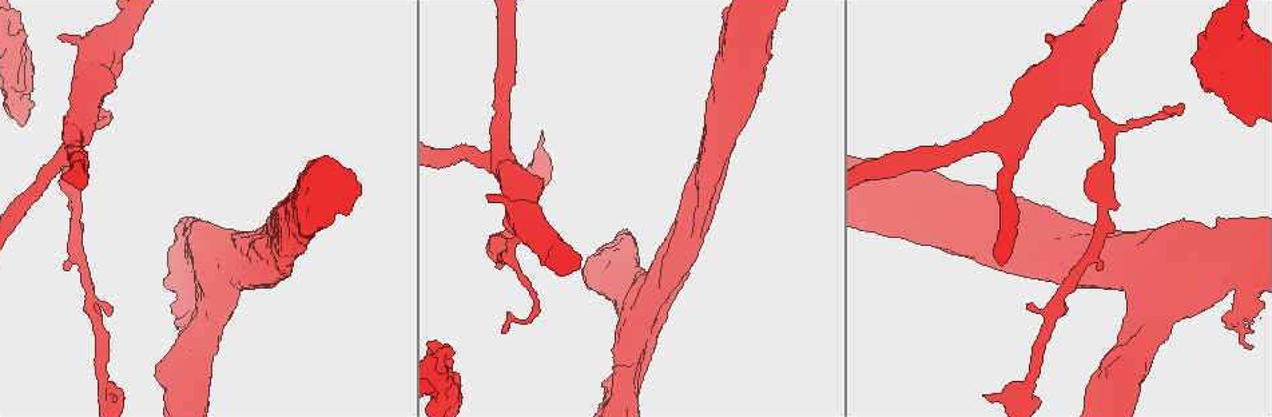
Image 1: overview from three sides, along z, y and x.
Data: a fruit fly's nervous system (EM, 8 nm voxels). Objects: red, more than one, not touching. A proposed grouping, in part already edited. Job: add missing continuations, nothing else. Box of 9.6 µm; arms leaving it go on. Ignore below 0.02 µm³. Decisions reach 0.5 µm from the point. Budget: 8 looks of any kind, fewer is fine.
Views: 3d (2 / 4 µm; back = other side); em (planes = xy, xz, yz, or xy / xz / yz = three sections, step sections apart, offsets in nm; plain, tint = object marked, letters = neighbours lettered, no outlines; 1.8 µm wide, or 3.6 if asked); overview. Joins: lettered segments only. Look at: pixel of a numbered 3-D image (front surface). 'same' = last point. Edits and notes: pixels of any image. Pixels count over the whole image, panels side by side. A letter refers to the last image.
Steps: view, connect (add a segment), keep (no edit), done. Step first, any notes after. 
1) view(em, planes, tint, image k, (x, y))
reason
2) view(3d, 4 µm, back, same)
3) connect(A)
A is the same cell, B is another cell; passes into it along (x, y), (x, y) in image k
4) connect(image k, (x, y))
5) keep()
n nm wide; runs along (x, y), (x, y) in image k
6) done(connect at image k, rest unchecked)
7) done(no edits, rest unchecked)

view(3d, 4 µm, image 1, (988, 398))

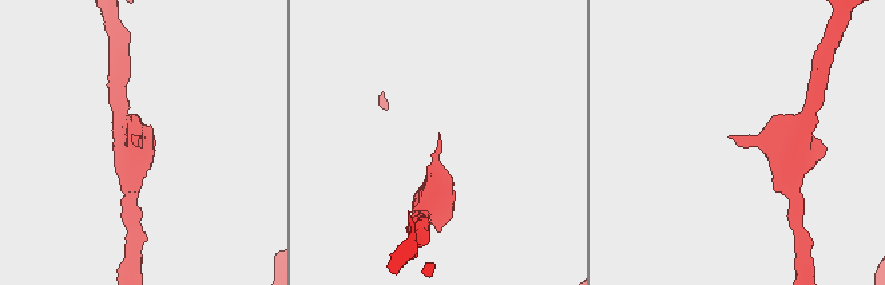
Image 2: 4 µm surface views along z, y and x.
view(em, xz, step 16, letters, image 2, (440, 145))

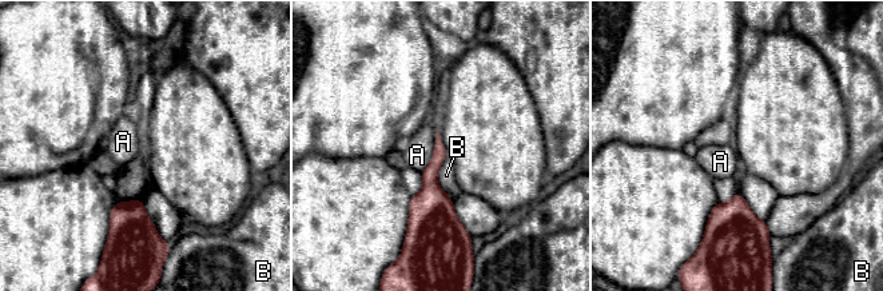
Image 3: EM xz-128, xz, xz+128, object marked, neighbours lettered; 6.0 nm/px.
keep()
A and B are other cells; border along (445, 156), (438, 186), (453, 202) in image 3; no lettered segment goes on from it

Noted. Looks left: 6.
view(em, planes, tint, image 1, (188, 225))
calibre changes

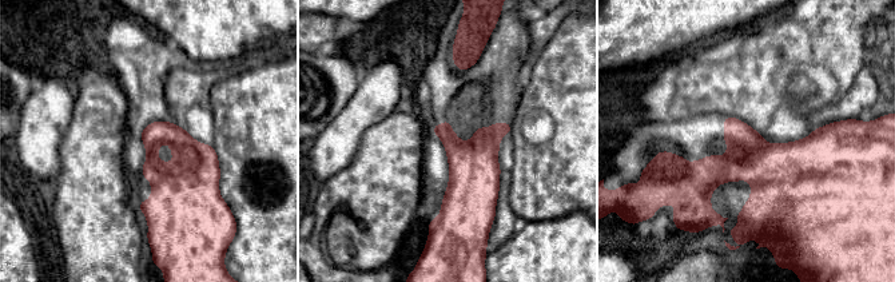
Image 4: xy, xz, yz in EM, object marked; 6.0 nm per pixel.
view(em, planes, letters, same)
see the neighbours

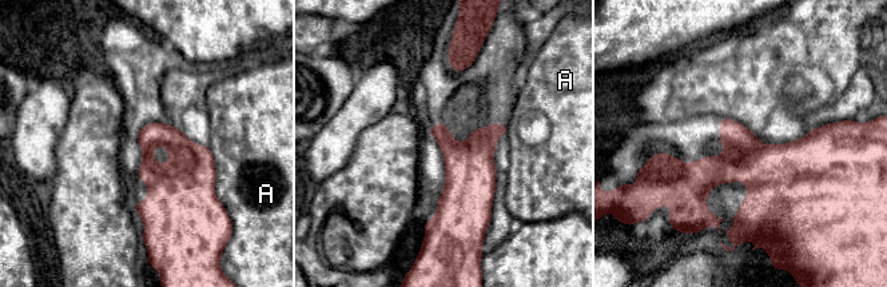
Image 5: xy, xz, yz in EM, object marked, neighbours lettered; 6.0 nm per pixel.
keep()
150 nm wide; A is another cell; border along (209, 146), (214, 160), (218, 199) in image 5; none of them fits

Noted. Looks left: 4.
view(3d, 2 µm, image 1, (448, 355))
free end

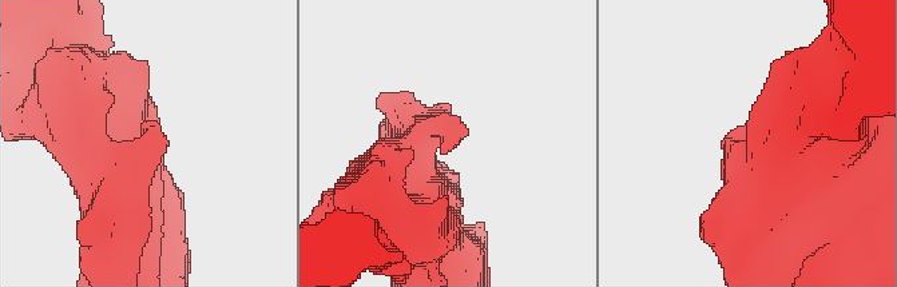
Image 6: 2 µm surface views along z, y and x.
view(em, planes, letters, image 6, (449, 137))

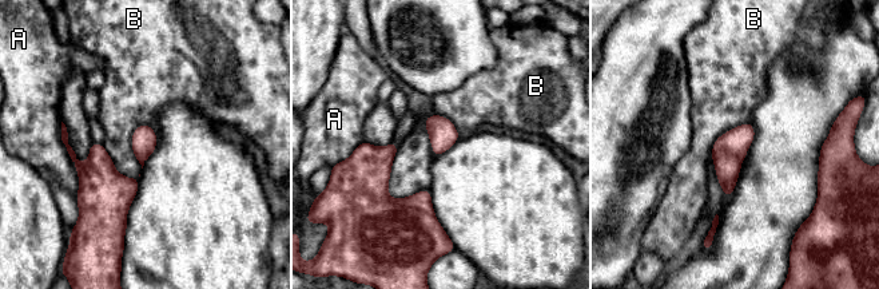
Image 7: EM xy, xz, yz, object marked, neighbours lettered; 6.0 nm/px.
keep()
A and B are other cells; border along (397, 146), (388, 193), (428, 190) in image 7; none of them fits

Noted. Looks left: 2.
done(no edits, rest unchecked)

